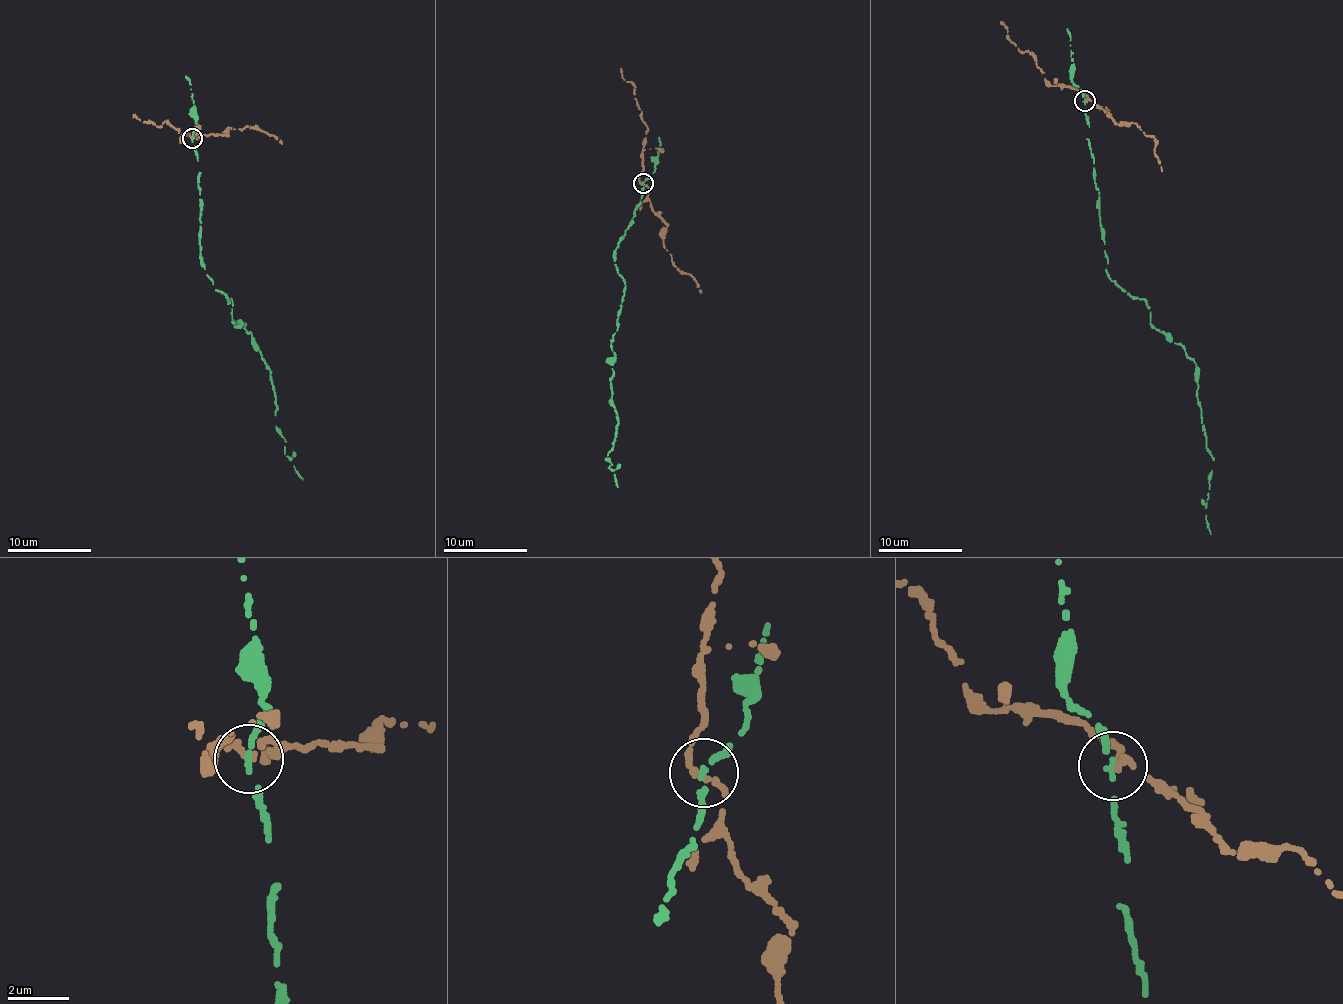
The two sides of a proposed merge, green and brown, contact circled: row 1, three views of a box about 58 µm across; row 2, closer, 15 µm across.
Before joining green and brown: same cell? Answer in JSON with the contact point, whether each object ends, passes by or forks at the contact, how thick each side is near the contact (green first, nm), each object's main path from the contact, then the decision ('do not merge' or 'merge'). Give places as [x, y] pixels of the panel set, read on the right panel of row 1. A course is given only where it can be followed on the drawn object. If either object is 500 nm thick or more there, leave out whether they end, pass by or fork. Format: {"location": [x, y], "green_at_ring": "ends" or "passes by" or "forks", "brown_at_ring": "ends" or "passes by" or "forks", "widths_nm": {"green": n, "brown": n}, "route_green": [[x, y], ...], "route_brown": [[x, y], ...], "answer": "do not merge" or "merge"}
{"location": [1085, 100], "green_at_ring": "passes by", "brown_at_ring": "ends", "widths_nm": {"green": 130, "brown": 320}, "route_green": [[1084, 100], [1106, 269], [1146, 301], [1154, 327], [1196, 365], [1212, 457], [1210, 533]], "route_brown": [[1086, 100], [1105, 109], [1116, 123], [1138, 124], [1140, 130], [1152, 137], [1161, 171]], "answer": "do not merge"}

